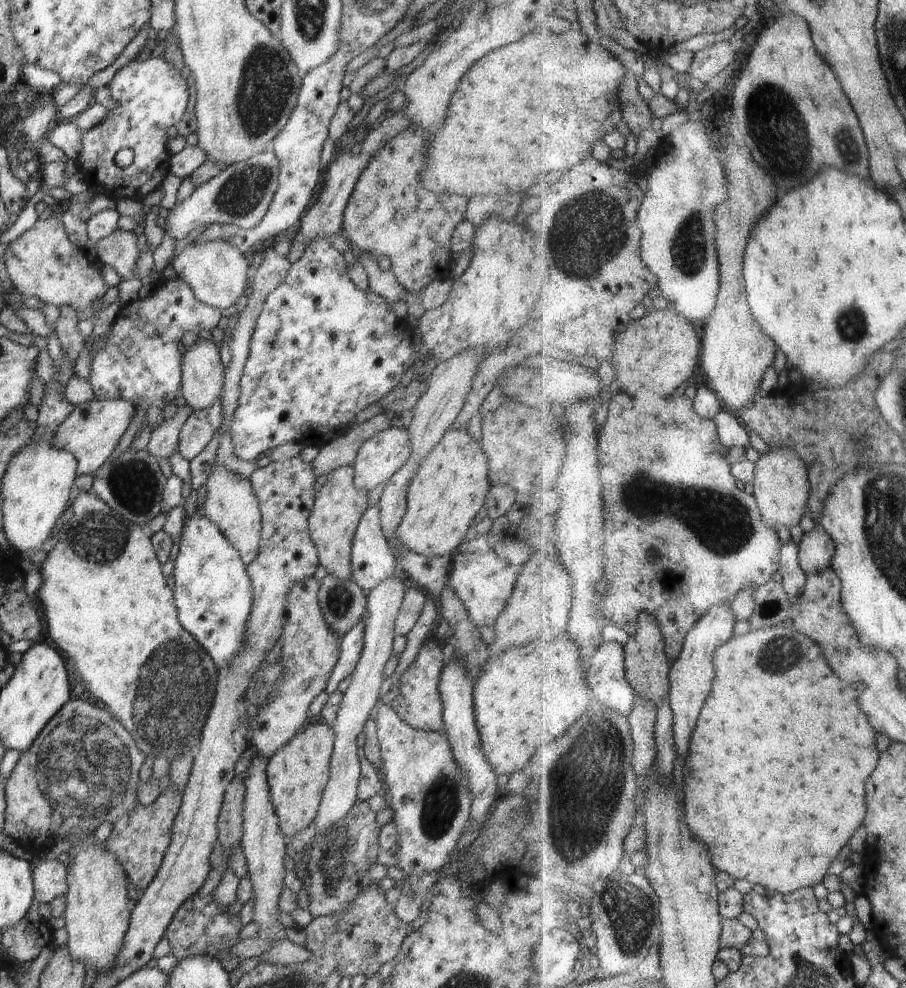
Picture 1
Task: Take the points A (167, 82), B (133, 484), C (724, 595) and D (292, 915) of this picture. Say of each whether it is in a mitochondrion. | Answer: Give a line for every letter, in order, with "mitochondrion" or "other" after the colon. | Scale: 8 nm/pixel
A: other
B: mitochondrion
C: other
D: other

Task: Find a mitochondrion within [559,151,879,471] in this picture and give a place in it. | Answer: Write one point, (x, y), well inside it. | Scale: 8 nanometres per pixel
(689, 246)

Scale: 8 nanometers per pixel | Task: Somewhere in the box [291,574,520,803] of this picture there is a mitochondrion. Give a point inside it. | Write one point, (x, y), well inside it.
(339, 600)

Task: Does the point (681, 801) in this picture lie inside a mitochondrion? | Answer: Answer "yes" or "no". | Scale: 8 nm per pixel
no

